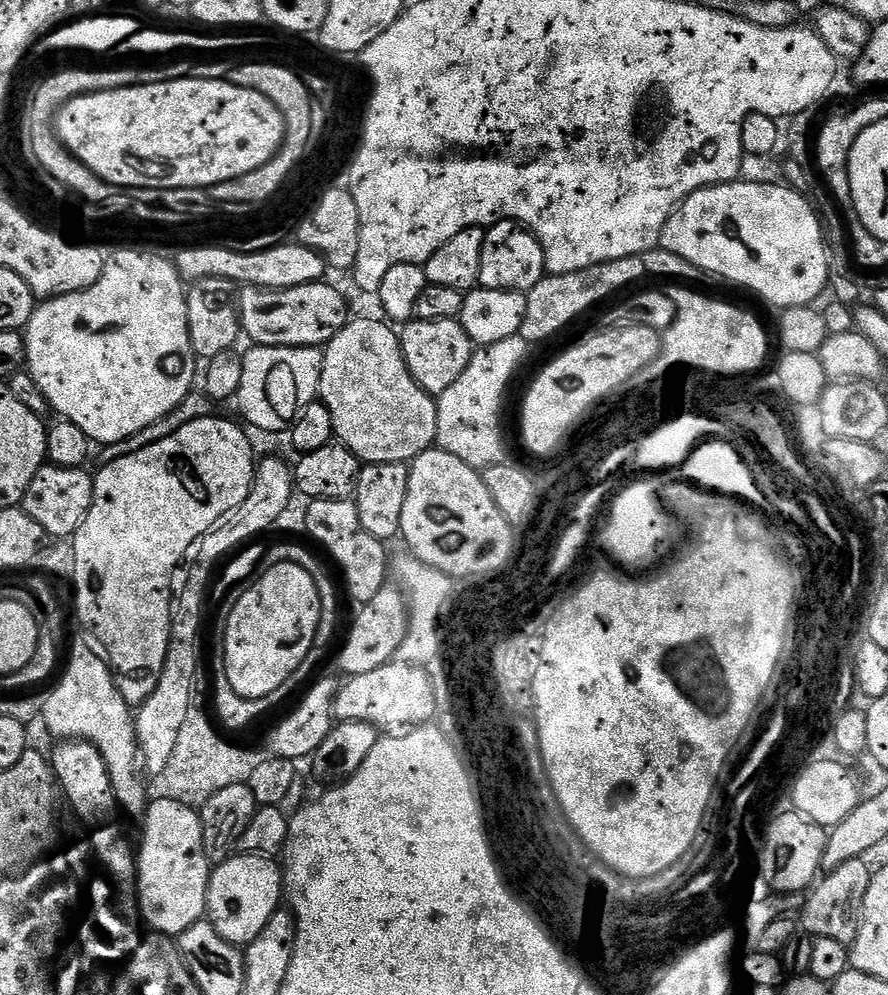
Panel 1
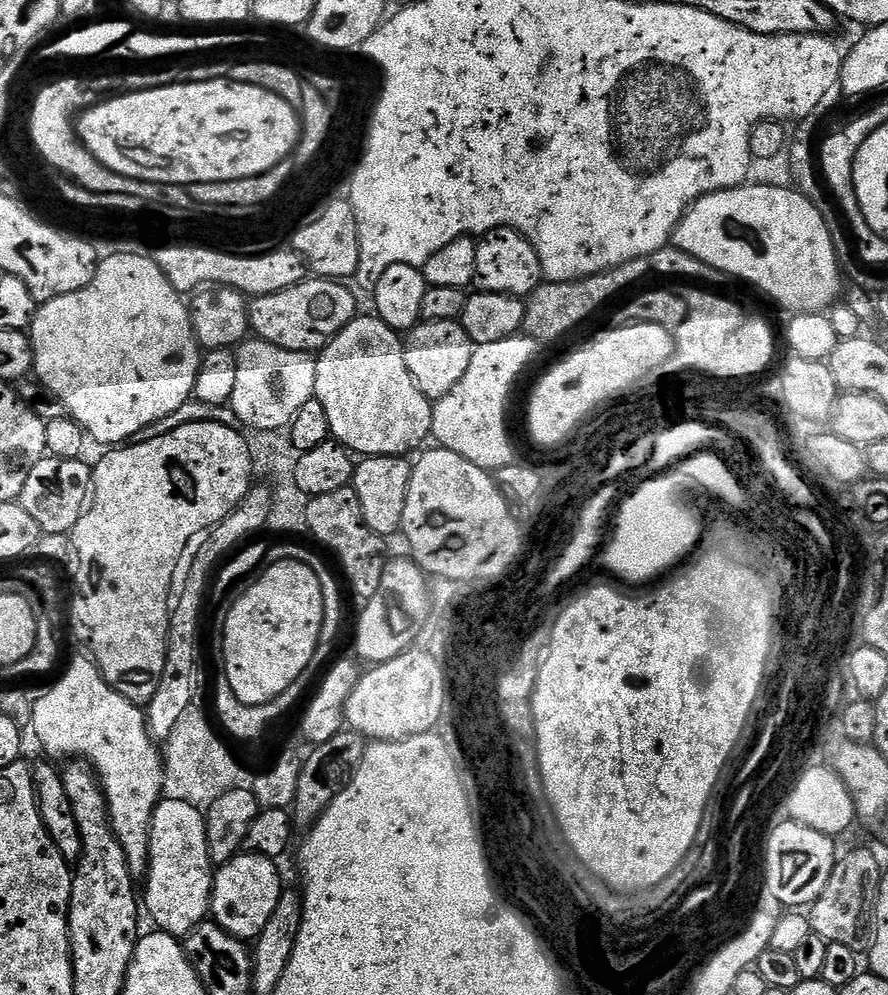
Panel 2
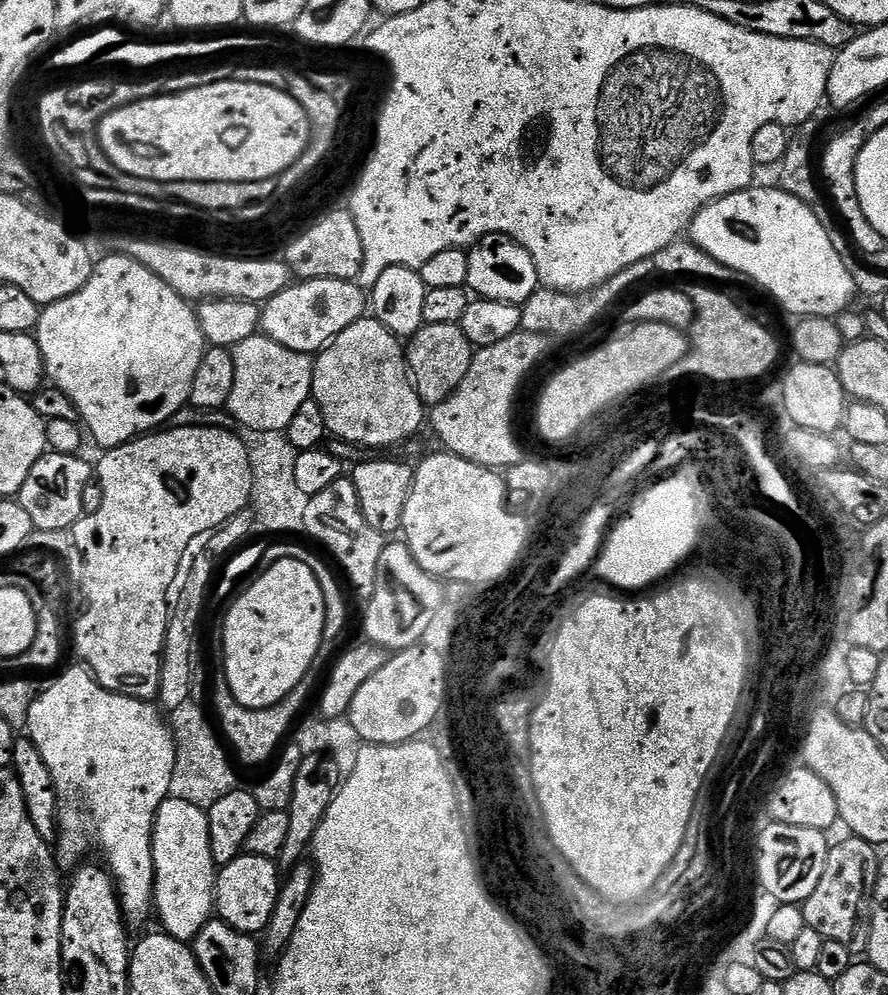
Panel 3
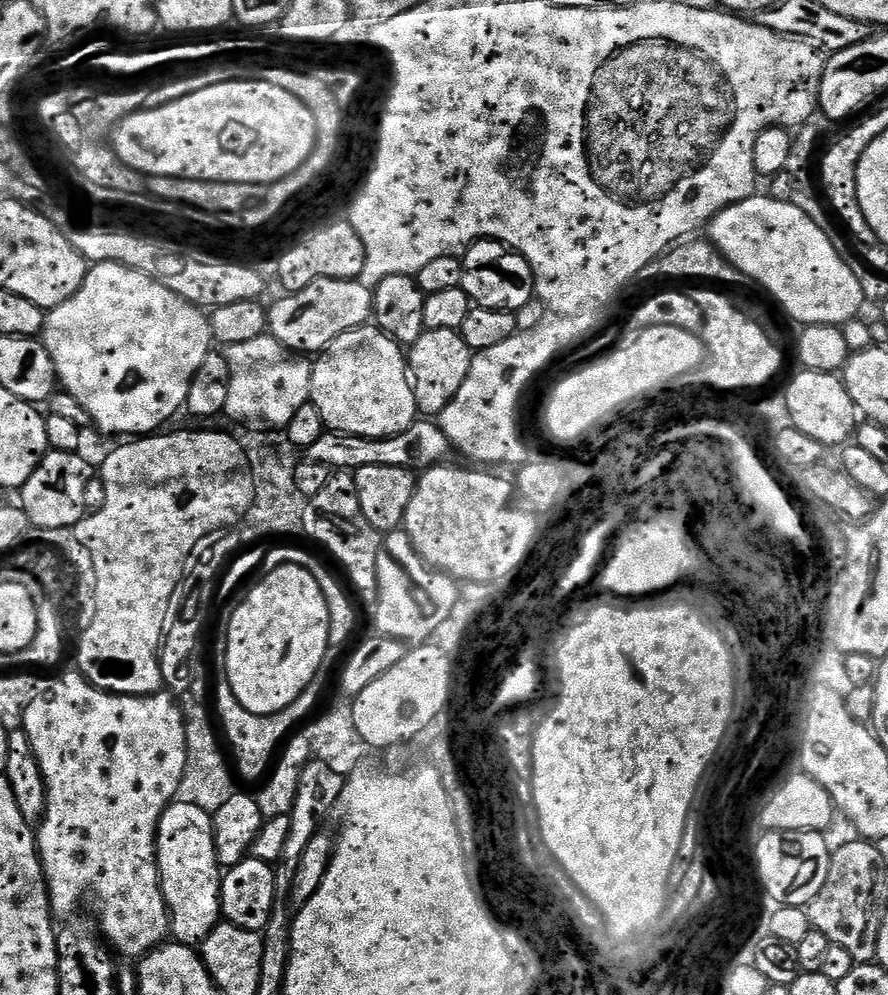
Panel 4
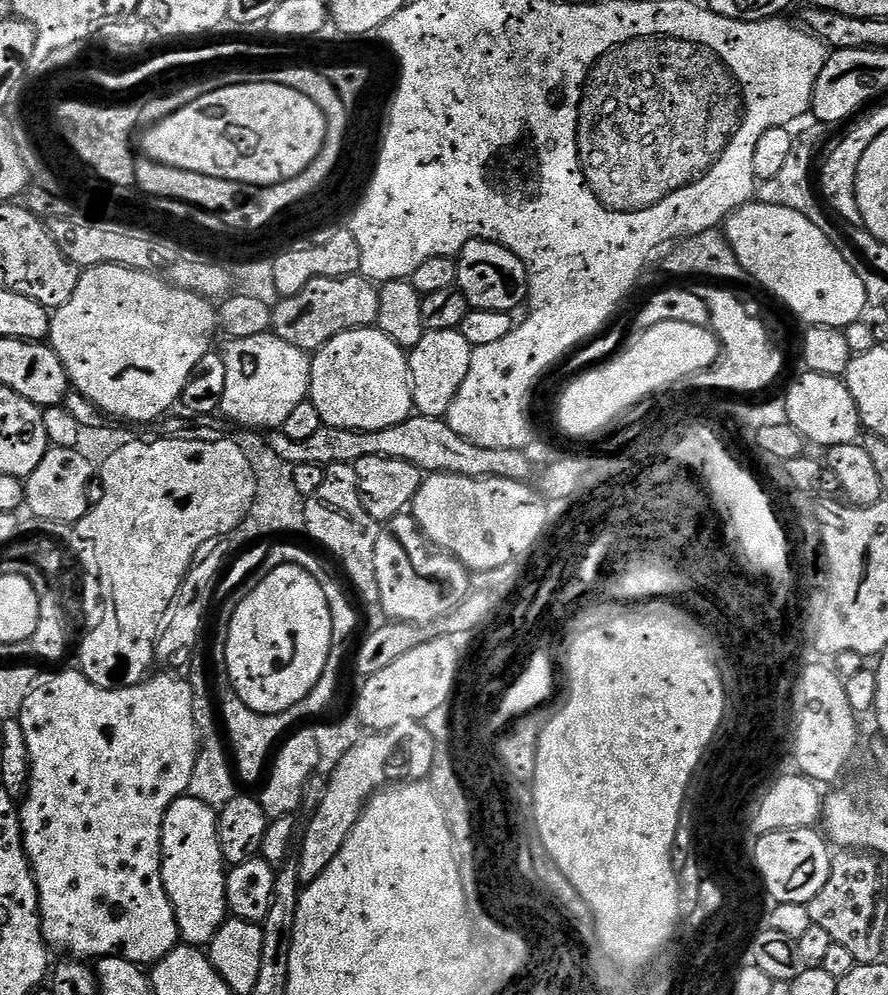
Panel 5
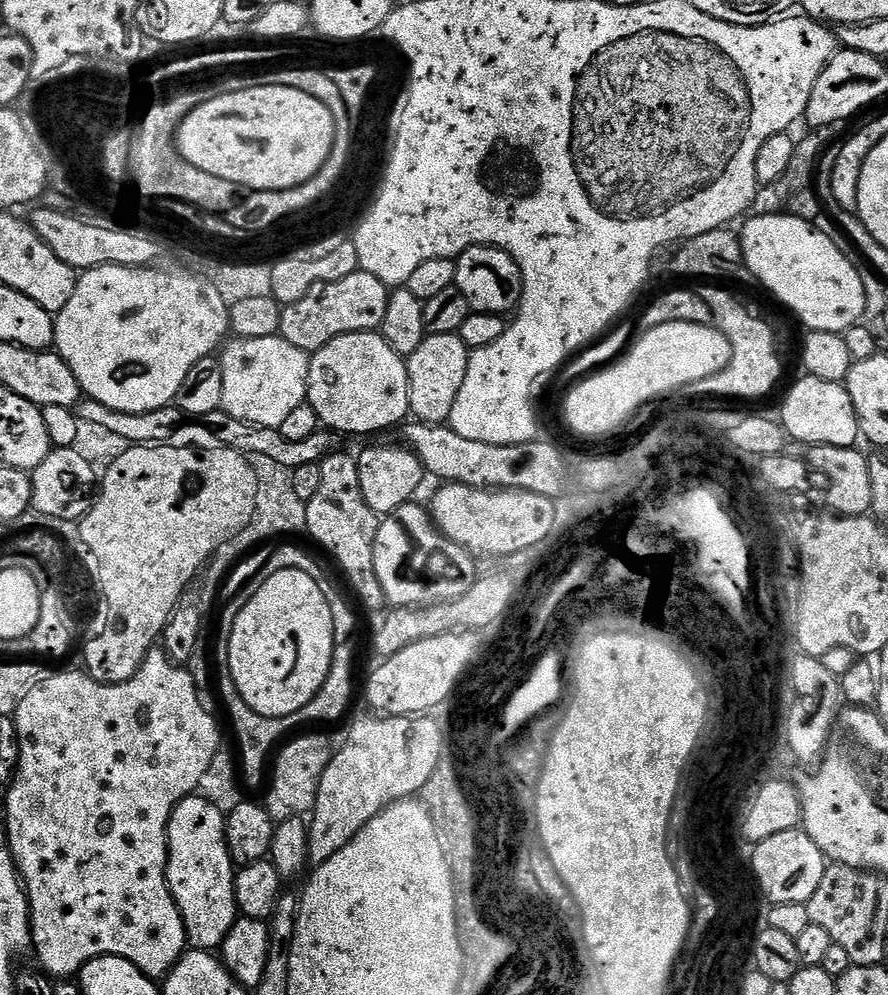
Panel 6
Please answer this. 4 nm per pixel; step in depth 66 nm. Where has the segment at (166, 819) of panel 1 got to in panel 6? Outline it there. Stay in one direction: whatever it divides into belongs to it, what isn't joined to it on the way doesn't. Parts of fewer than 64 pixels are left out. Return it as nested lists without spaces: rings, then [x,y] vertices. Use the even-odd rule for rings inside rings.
[[[193,794],[181,800],[172,811],[172,820],[168,824],[168,888],[176,899],[178,910],[182,914],[184,929],[188,935],[188,944],[201,952],[219,949],[226,934],[238,919],[234,882],[237,869],[230,858],[224,833],[225,813],[199,794]]]

